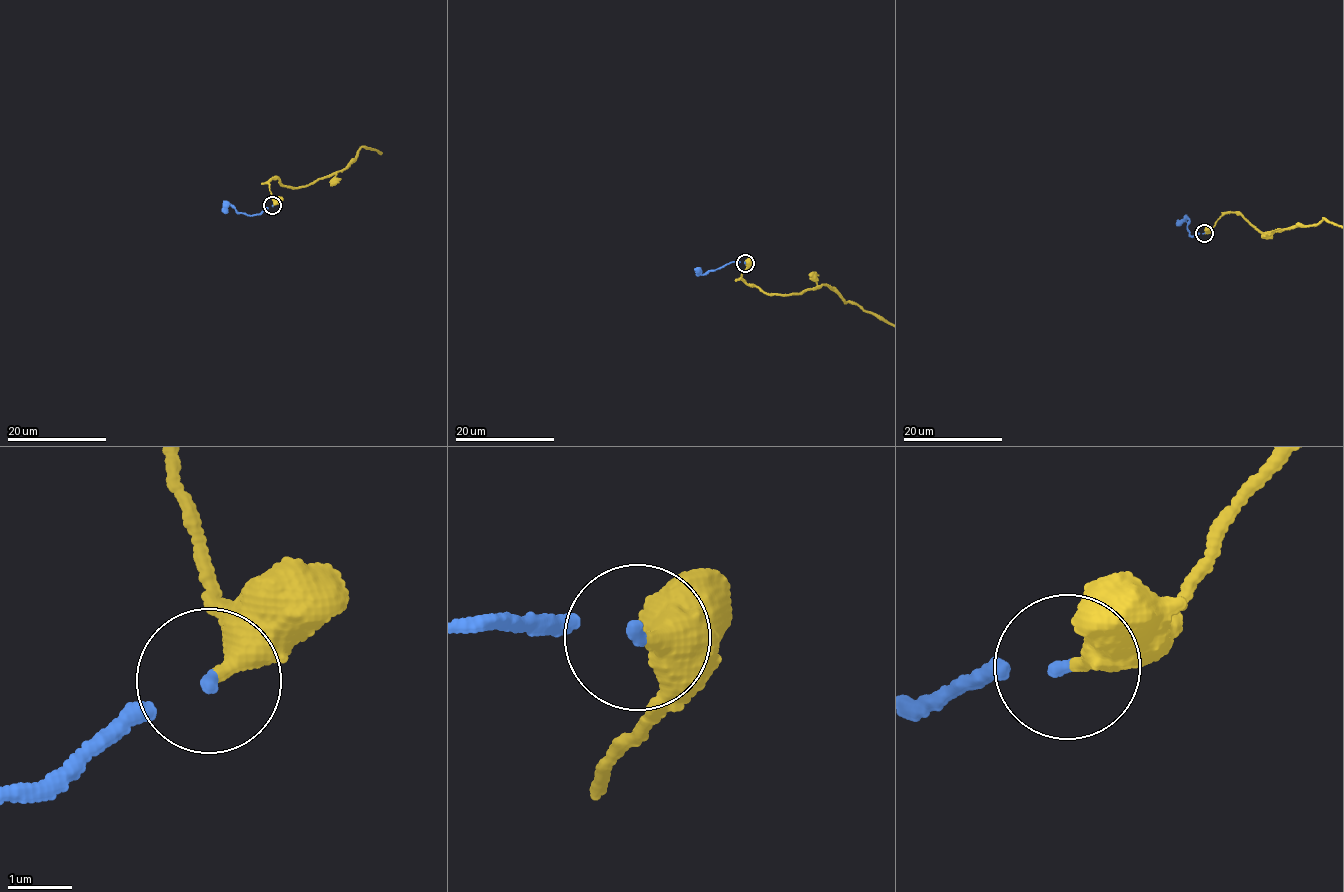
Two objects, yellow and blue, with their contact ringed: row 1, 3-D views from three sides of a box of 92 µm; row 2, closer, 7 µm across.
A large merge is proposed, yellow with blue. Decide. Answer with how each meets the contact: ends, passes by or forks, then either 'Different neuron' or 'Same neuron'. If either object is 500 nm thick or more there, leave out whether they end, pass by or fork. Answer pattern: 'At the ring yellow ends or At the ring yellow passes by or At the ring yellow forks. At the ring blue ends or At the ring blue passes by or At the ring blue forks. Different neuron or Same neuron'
At the ring yellow ends. At the ring blue ends. Same neuron

